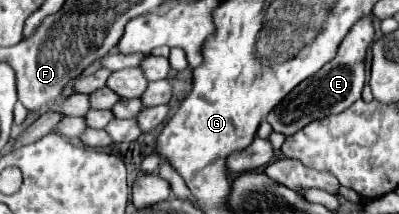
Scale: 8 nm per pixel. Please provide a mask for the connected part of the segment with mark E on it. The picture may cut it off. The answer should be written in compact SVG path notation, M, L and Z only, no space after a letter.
M363 16L341 42L337 56L331 62L327 62L315 76L301 82L301 86L297 86L291 94L287 94L283 102L269 112L267 122L273 126L273 130L285 136L291 136L303 126L307 126L309 122L321 120L329 114L339 114L347 110L355 100L359 100L365 84L365 54L367 54L367 48L373 44L373 38L375 38L373 18Z

